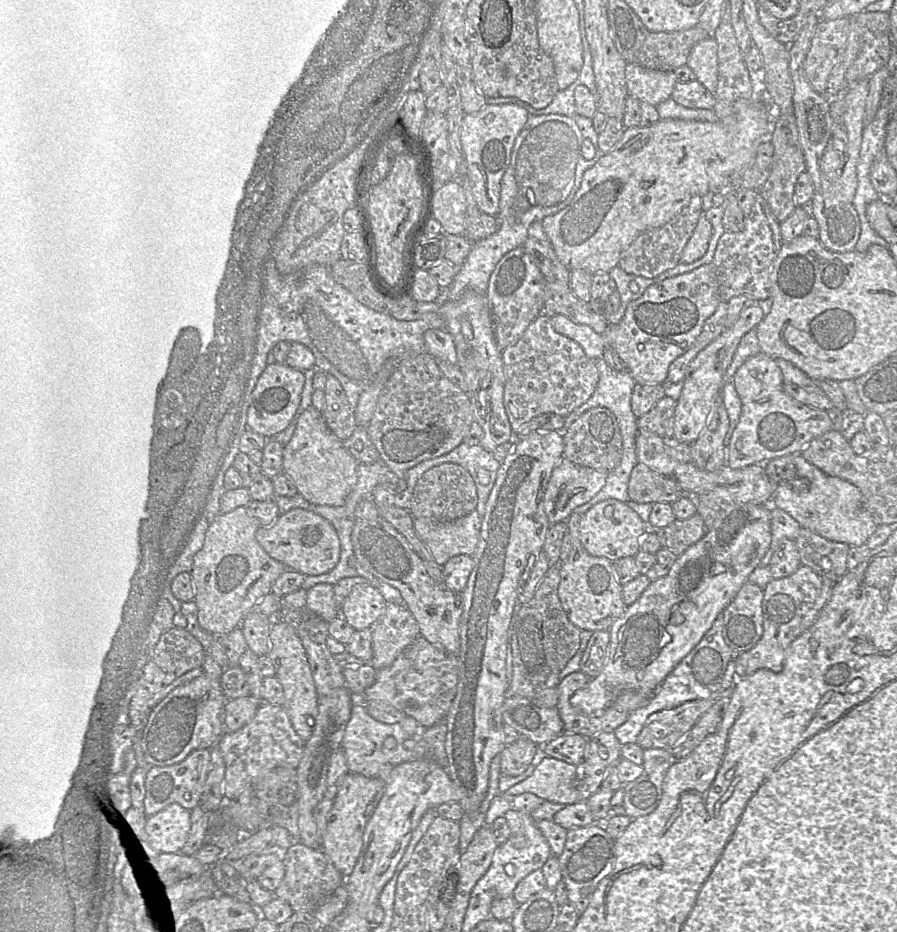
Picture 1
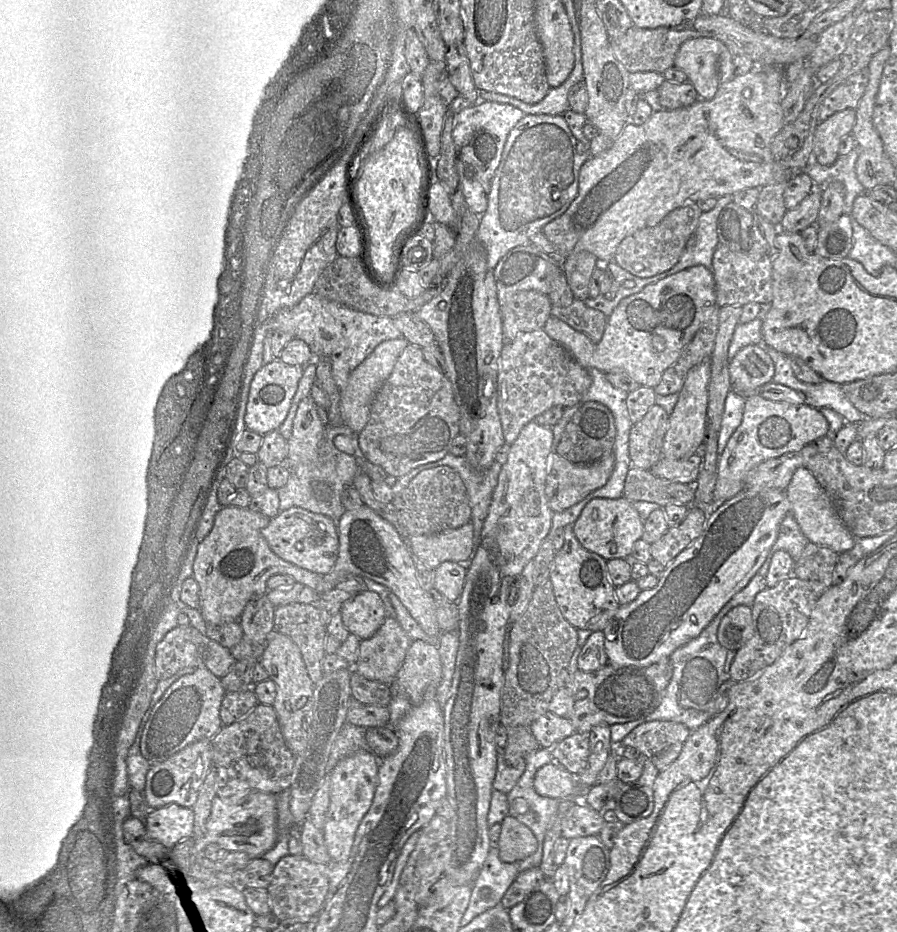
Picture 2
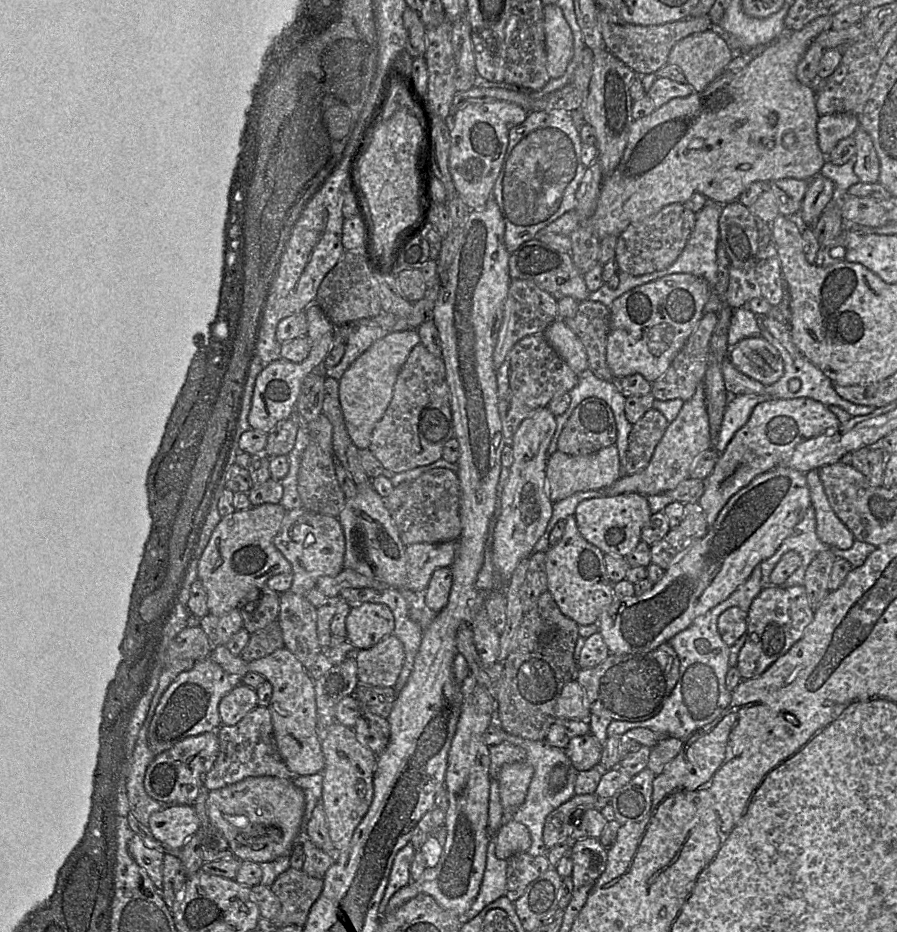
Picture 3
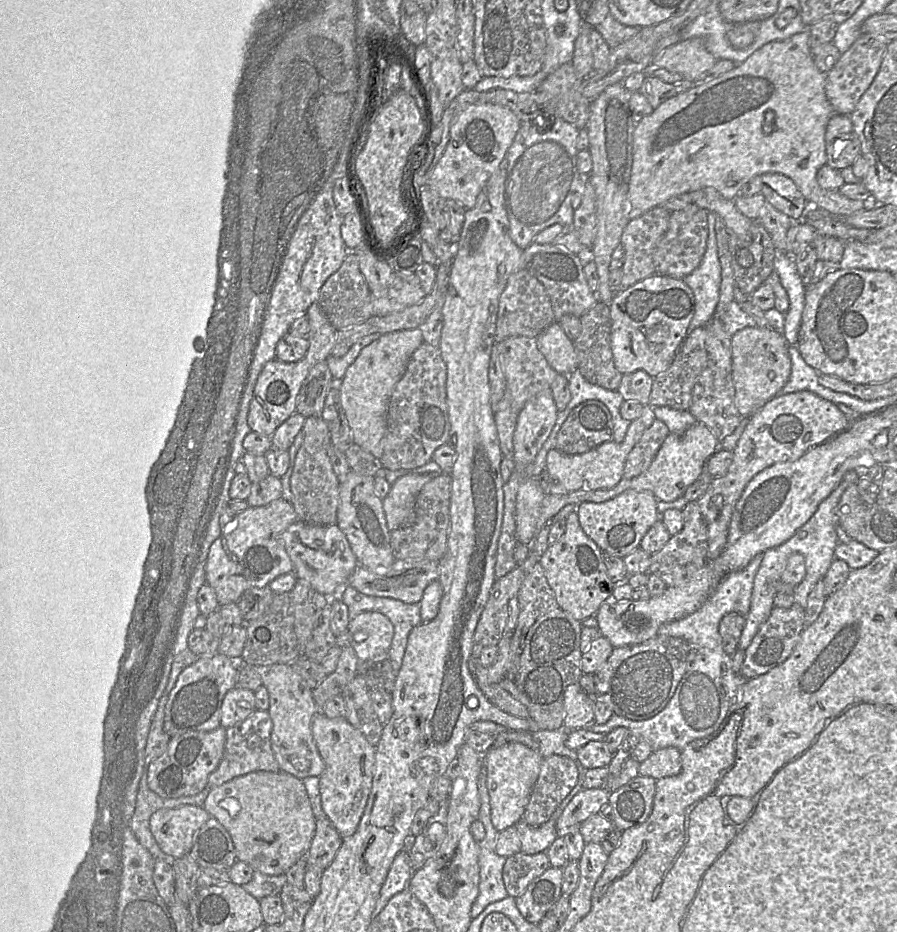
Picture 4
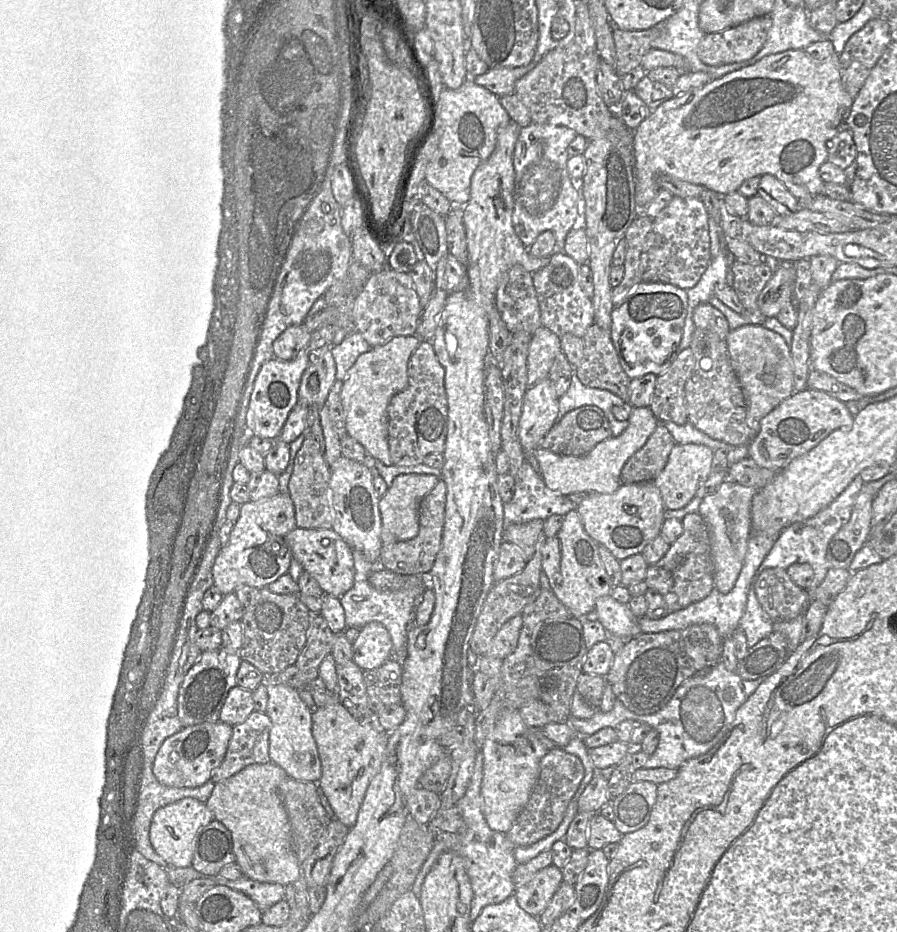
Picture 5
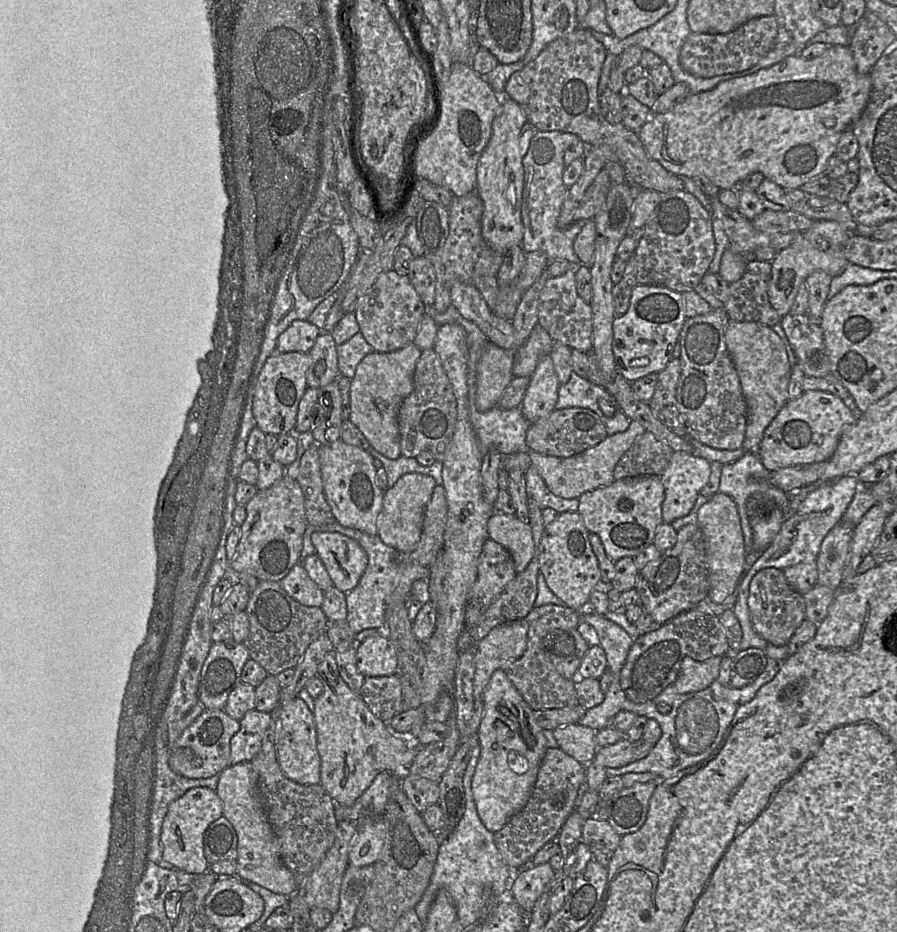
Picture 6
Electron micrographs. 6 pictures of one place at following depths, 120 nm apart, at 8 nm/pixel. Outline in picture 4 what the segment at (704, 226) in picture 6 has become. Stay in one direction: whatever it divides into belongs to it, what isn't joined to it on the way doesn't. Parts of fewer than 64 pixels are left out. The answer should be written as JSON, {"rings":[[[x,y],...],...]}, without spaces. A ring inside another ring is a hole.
{"rings":[[[693,203],[683,210],[671,212],[668,229],[653,253],[657,275],[683,279],[700,265],[707,247],[707,215],[707,210]]]}

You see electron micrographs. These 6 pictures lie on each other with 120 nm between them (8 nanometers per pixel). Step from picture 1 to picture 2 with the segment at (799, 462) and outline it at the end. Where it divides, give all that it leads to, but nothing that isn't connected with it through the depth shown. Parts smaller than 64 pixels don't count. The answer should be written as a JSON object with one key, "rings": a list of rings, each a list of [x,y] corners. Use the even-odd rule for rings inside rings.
{"rings":[[[799,467],[794,472],[785,490],[790,502],[790,513],[810,542],[828,547],[838,554],[850,551],[854,547],[854,535],[838,515],[826,490],[807,467]]]}

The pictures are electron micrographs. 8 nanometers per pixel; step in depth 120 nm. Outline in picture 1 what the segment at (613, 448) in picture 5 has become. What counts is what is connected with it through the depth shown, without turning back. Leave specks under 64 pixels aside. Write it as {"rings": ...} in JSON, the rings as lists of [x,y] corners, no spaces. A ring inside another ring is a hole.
{"rings":[[[563,457],[553,469],[544,494],[544,509],[550,525],[567,521],[576,507],[591,500],[605,485],[608,473],[576,465]]]}

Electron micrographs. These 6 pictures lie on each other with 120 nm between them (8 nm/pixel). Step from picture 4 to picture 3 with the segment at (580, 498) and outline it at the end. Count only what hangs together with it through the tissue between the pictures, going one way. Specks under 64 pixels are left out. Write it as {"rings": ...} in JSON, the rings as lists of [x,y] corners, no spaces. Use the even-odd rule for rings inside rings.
{"rings":[[[701,382],[698,384],[695,394],[692,396],[691,399],[685,401],[683,403],[683,406],[680,410],[680,412],[678,413],[677,417],[675,418],[675,420],[673,420],[671,423],[669,423],[664,436],[662,437],[661,441],[658,443],[658,445],[655,448],[654,454],[649,462],[649,464],[640,472],[633,474],[633,475],[624,475],[622,477],[620,477],[611,487],[605,489],[605,490],[593,490],[593,491],[606,491],[606,495],[609,496],[616,496],[622,493],[639,493],[645,496],[652,496],[652,495],[657,495],[657,494],[663,494],[669,490],[673,490],[674,488],[677,487],[677,485],[682,482],[683,480],[686,480],[688,478],[690,478],[690,469],[692,464],[694,463],[694,461],[697,459],[697,457],[702,454],[703,452],[709,450],[713,448],[712,445],[712,440],[711,440],[711,436],[710,436],[710,428],[709,428],[709,419],[708,419],[708,414],[706,411],[706,395],[705,395],[705,387],[704,387],[704,383]]]}

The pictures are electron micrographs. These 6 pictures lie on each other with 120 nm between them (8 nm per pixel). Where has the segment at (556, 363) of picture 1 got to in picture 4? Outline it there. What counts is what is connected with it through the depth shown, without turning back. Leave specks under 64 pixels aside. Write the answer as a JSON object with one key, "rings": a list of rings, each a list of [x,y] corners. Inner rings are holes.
{"rings":[[[525,336],[509,337],[498,344],[498,352],[506,377],[506,390],[494,413],[500,449],[503,456],[513,458],[513,440],[518,416],[525,403],[536,394],[550,389],[557,373],[537,347],[536,338]]]}

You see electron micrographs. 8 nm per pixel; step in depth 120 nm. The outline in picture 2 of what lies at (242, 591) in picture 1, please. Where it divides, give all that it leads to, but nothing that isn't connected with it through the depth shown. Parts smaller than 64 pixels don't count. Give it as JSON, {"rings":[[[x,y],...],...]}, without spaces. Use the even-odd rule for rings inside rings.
{"rings":[[[223,506],[216,514],[212,530],[198,545],[193,571],[200,590],[200,612],[207,624],[239,620],[250,600],[267,593],[267,581],[273,575],[289,575],[303,586],[322,593],[323,576],[289,563],[272,551],[262,535],[270,520],[249,508],[233,506]]]}

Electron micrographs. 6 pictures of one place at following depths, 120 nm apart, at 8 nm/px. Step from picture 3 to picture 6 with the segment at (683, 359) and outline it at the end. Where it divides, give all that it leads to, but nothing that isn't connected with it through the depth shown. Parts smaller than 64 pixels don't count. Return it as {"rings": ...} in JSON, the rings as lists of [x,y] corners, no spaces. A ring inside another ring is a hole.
{"rings":[[[673,356],[667,366],[658,373],[655,393],[649,402],[655,416],[680,437],[687,437],[687,428],[679,412],[676,390],[681,374],[681,361]]]}

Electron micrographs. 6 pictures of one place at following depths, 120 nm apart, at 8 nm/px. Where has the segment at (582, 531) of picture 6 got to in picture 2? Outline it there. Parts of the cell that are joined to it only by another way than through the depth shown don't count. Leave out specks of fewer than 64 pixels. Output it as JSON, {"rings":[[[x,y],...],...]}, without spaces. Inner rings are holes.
{"rings":[[[574,523],[564,527],[564,545],[555,554],[550,581],[563,617],[577,629],[603,631],[620,604],[609,578],[607,560],[585,549],[574,532]]]}

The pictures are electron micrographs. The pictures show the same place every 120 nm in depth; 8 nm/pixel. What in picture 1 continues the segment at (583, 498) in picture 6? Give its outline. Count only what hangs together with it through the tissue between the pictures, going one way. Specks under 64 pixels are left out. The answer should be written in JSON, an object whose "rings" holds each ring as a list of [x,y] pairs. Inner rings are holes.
{"rings":[[[607,499],[595,504],[582,515],[579,539],[590,555],[614,562],[624,557],[635,557],[639,552],[640,540],[648,529],[648,525],[626,502]]]}

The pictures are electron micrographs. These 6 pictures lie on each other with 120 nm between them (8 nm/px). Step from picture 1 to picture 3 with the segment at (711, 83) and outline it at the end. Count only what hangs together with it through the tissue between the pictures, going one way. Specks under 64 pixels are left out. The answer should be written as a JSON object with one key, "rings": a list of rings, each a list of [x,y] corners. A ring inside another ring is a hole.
{"rings":[[[705,32],[687,36],[674,45],[668,56],[669,65],[678,67],[695,92],[703,91],[711,82],[724,74],[724,69],[736,53],[717,32]]]}

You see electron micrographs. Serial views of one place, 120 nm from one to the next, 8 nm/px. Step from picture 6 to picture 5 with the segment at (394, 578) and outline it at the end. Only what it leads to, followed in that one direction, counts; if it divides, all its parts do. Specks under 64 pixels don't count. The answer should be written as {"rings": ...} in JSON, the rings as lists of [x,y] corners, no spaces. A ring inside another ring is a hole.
{"rings":[[[353,549],[355,577],[352,588],[341,598],[341,604],[345,611],[345,621],[348,628],[362,628],[369,622],[381,623],[389,632],[393,643],[394,653],[408,650],[408,631],[416,625],[416,607],[419,599],[428,588],[427,583],[423,583],[423,576],[410,575],[405,578],[404,585],[398,590],[380,591],[374,588],[369,582],[369,576],[375,571],[385,569],[380,560],[376,562],[368,561],[358,550]]]}

